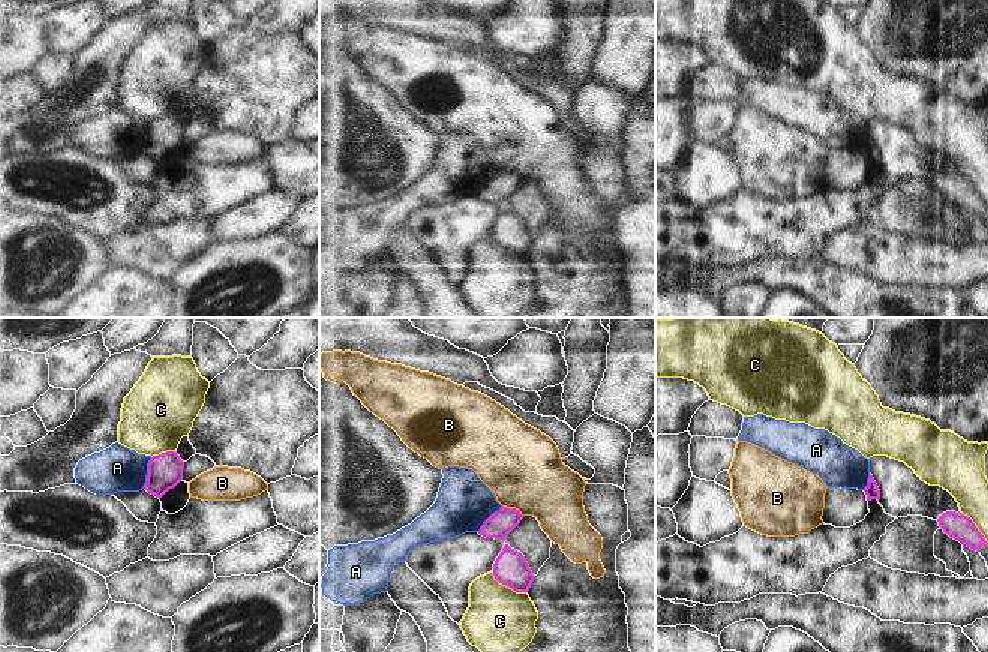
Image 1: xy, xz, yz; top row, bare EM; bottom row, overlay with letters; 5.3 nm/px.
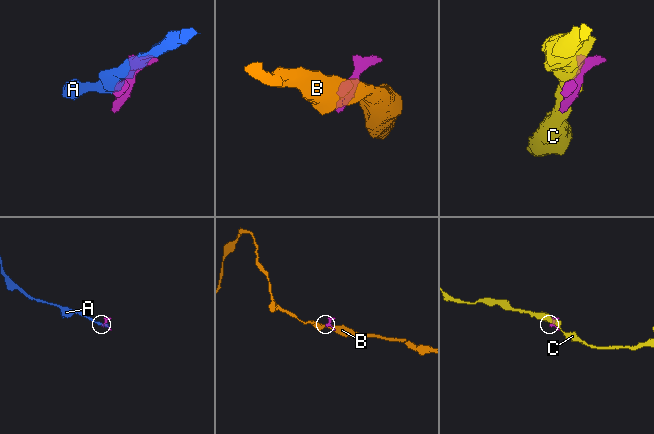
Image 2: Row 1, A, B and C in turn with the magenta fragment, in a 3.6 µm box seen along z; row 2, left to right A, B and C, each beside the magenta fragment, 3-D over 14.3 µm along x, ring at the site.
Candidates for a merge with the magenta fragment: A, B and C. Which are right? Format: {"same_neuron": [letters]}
{"same_neuron": []}

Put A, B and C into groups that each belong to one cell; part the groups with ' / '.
A / B / C

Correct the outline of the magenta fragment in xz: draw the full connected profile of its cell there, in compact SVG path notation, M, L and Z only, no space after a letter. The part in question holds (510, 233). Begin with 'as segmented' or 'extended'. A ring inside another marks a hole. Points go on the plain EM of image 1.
as segmented; M508 208L504 210L493 228L493 240L516 256L528 256L535 243L525 220Z

